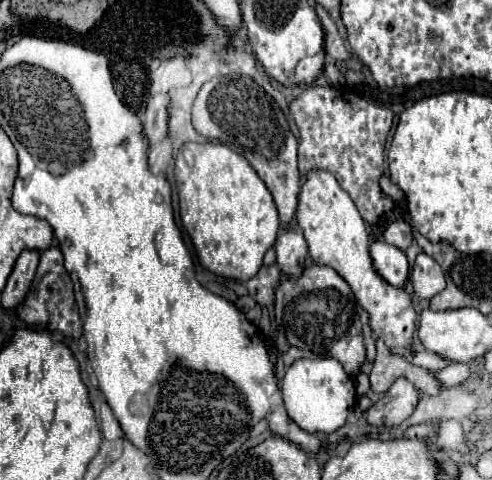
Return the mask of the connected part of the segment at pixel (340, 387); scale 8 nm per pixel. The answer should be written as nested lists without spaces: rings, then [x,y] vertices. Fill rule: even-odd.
[[[297,359],[287,369],[281,391],[287,415],[307,433],[329,435],[341,429],[355,405],[355,381],[335,359]]]

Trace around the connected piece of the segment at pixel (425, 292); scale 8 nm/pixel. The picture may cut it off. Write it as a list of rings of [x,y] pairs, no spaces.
[[[427,253],[417,255],[411,271],[411,281],[415,295],[421,299],[431,299],[445,289],[445,273],[441,265]]]

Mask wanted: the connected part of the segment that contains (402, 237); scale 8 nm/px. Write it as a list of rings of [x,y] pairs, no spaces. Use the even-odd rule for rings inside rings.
[[[393,221],[387,225],[387,229],[383,231],[383,241],[389,245],[395,245],[397,249],[405,251],[413,237],[411,237],[411,225],[407,221]]]

